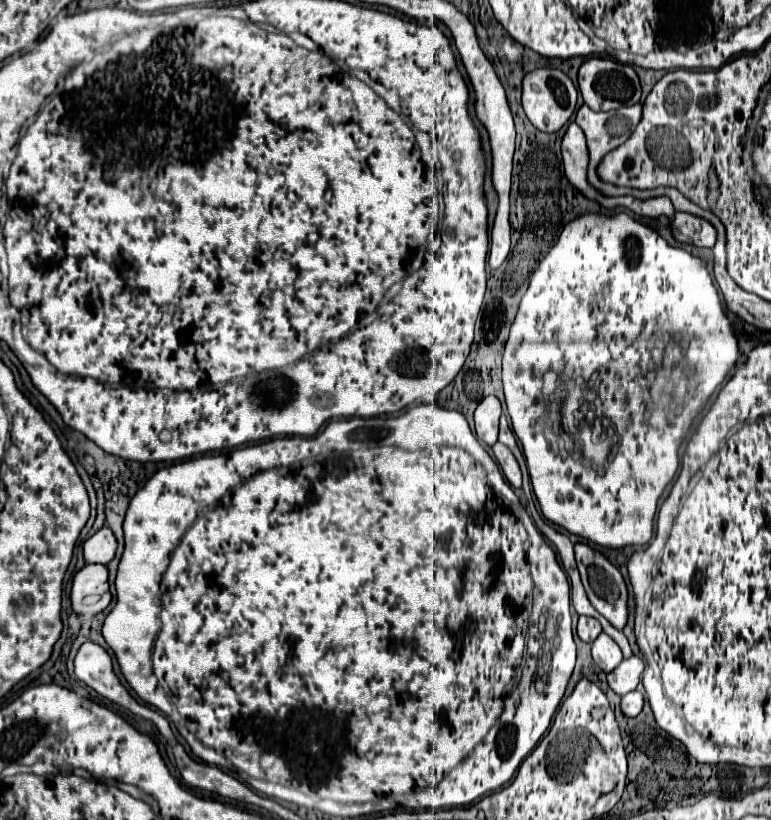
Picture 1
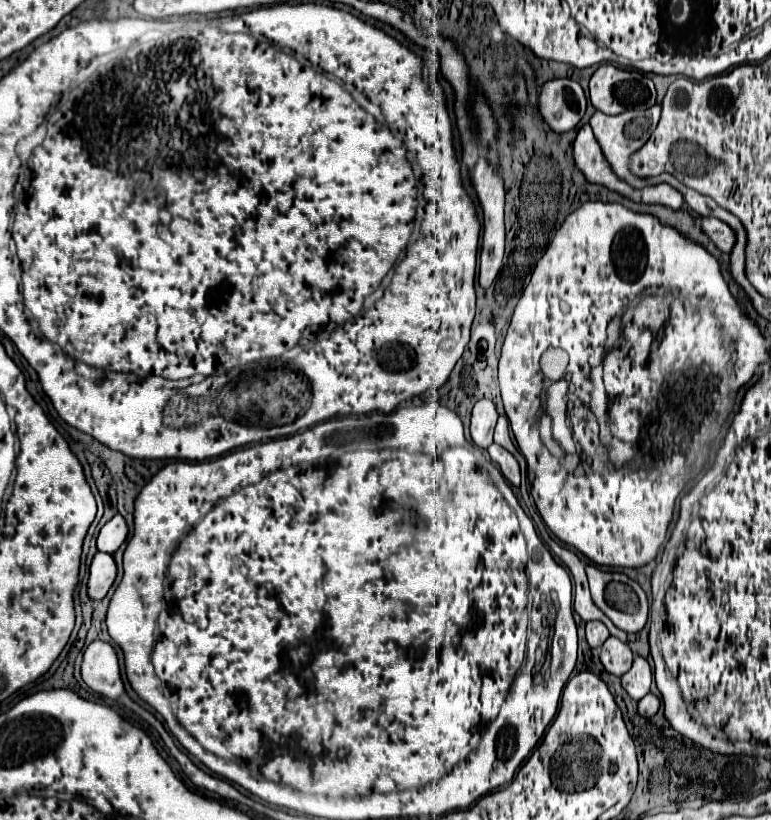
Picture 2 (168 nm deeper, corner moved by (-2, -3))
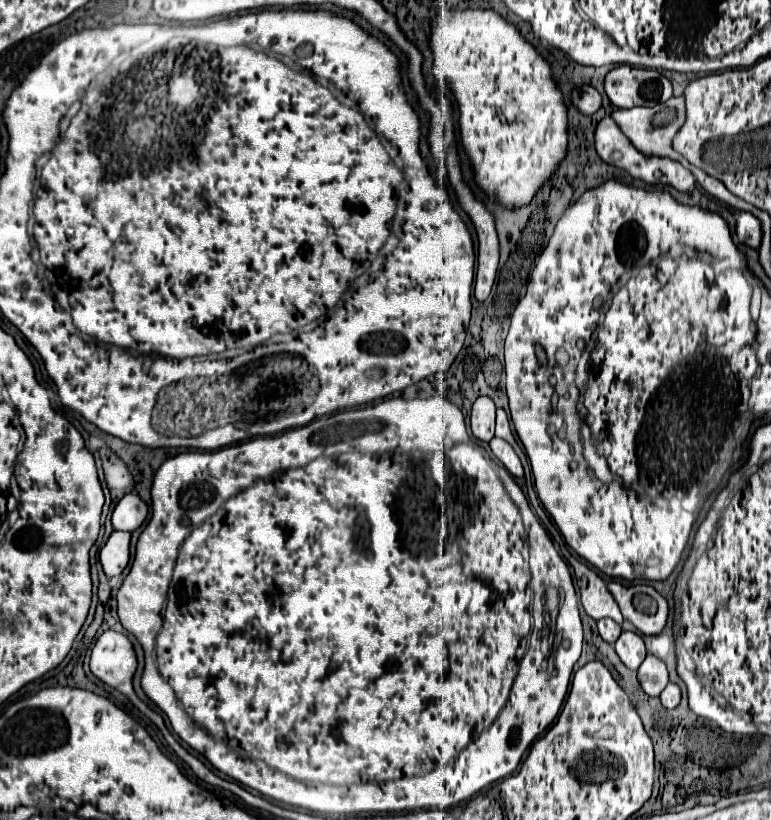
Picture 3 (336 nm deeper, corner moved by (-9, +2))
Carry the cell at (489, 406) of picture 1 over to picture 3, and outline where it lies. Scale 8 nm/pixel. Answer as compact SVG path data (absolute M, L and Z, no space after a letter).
M480 396L472 408L470 418L472 434L482 442L490 442L494 438L494 422L496 422L494 400L490 396Z

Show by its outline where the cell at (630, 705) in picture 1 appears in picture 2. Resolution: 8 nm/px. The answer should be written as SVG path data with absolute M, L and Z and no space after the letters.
M653 693L645 695L645 697L639 701L639 713L641 713L643 717L653 717L653 715L659 711L659 707L661 707L661 699L659 699L657 695L653 695Z

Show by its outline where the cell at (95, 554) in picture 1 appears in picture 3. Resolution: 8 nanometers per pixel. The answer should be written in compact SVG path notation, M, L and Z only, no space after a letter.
M126 494L112 512L112 528L120 532L134 532L142 526L148 516L148 506L138 498L138 494Z

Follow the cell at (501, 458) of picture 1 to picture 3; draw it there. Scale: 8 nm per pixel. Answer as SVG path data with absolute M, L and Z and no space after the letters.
M492 438L490 440L490 450L494 452L494 456L506 466L506 470L514 476L514 478L522 478L524 476L524 468L520 464L520 458L516 456L514 448L502 440L502 438Z

